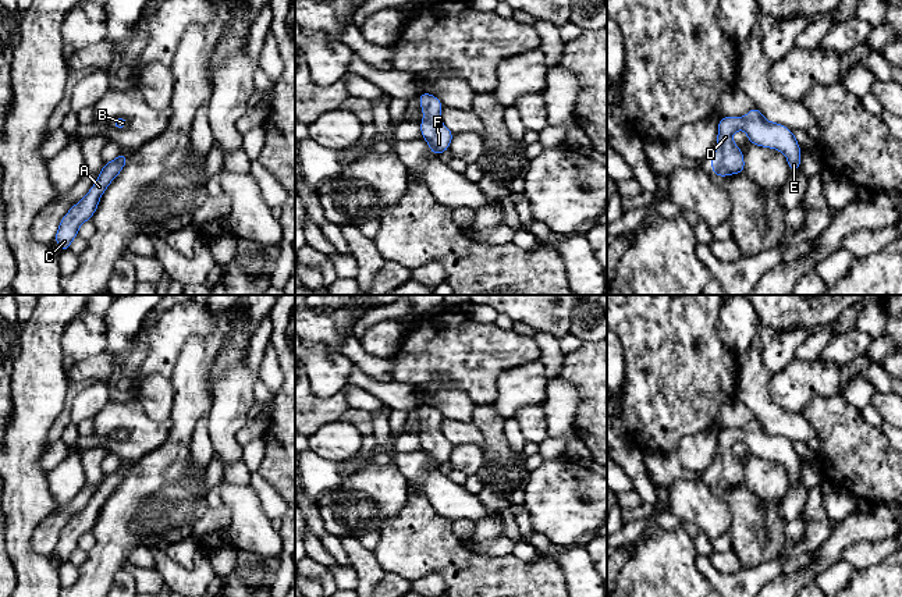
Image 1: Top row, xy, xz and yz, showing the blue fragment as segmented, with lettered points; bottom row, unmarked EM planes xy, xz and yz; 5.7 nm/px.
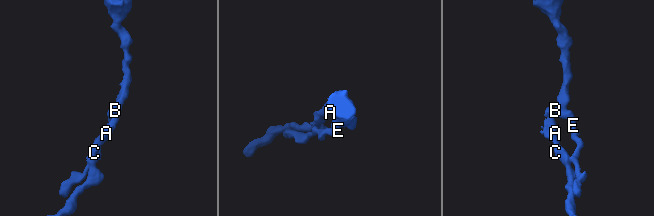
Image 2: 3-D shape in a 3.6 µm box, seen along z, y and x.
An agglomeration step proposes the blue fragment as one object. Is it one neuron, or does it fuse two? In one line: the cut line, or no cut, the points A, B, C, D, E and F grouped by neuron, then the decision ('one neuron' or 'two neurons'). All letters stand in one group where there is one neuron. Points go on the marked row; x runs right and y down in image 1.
cut none; groups A B C D E F; one neuron

